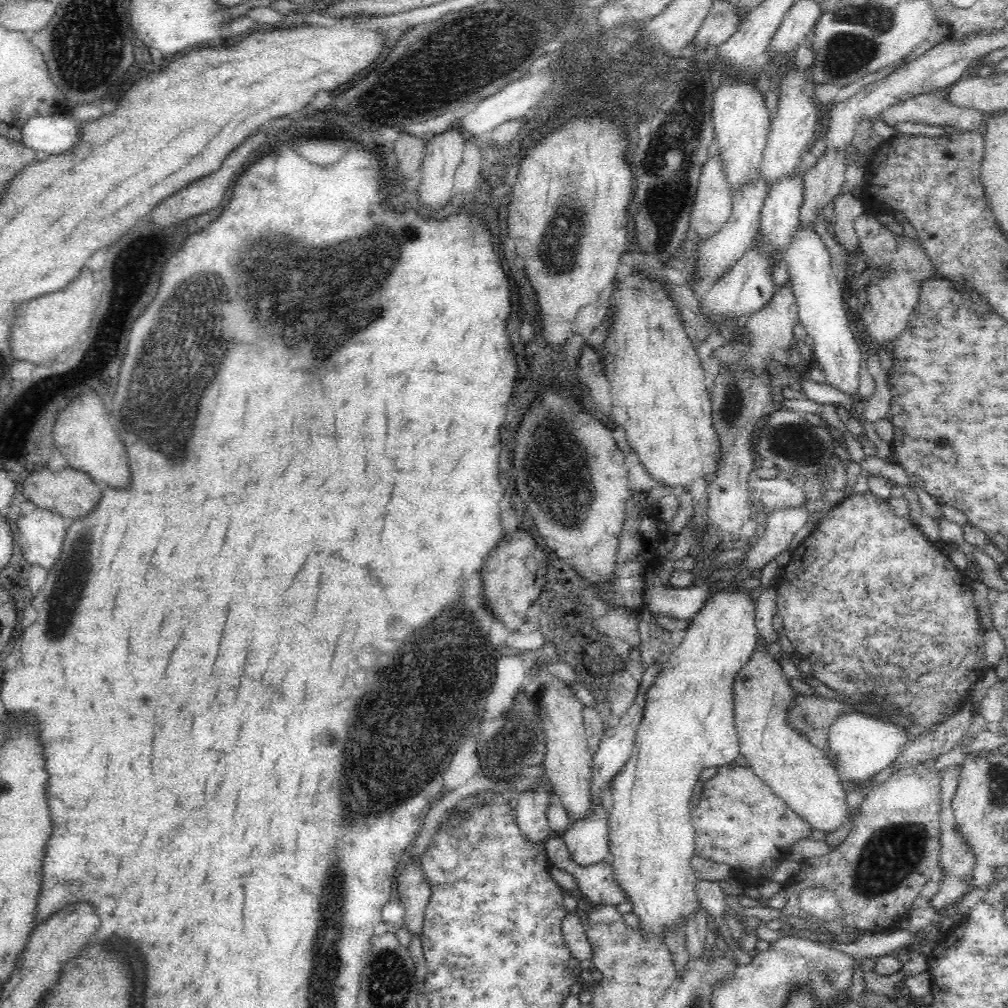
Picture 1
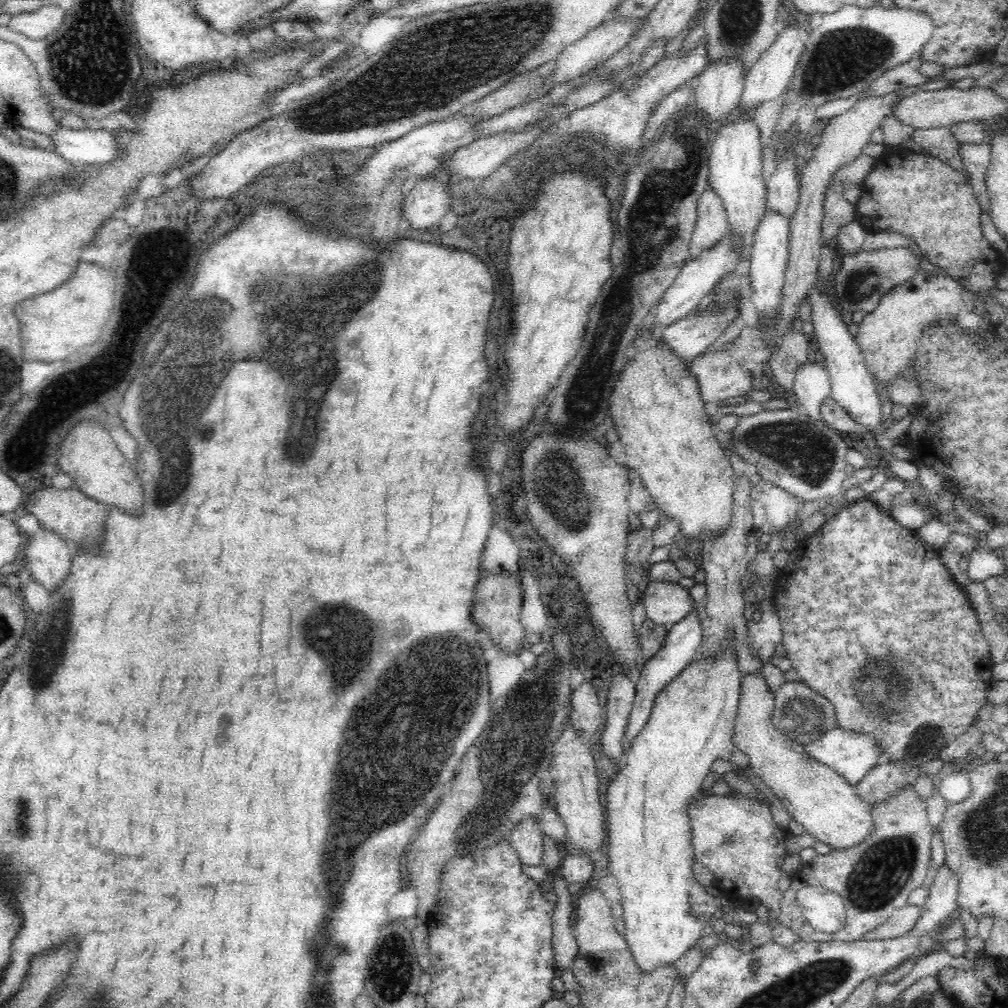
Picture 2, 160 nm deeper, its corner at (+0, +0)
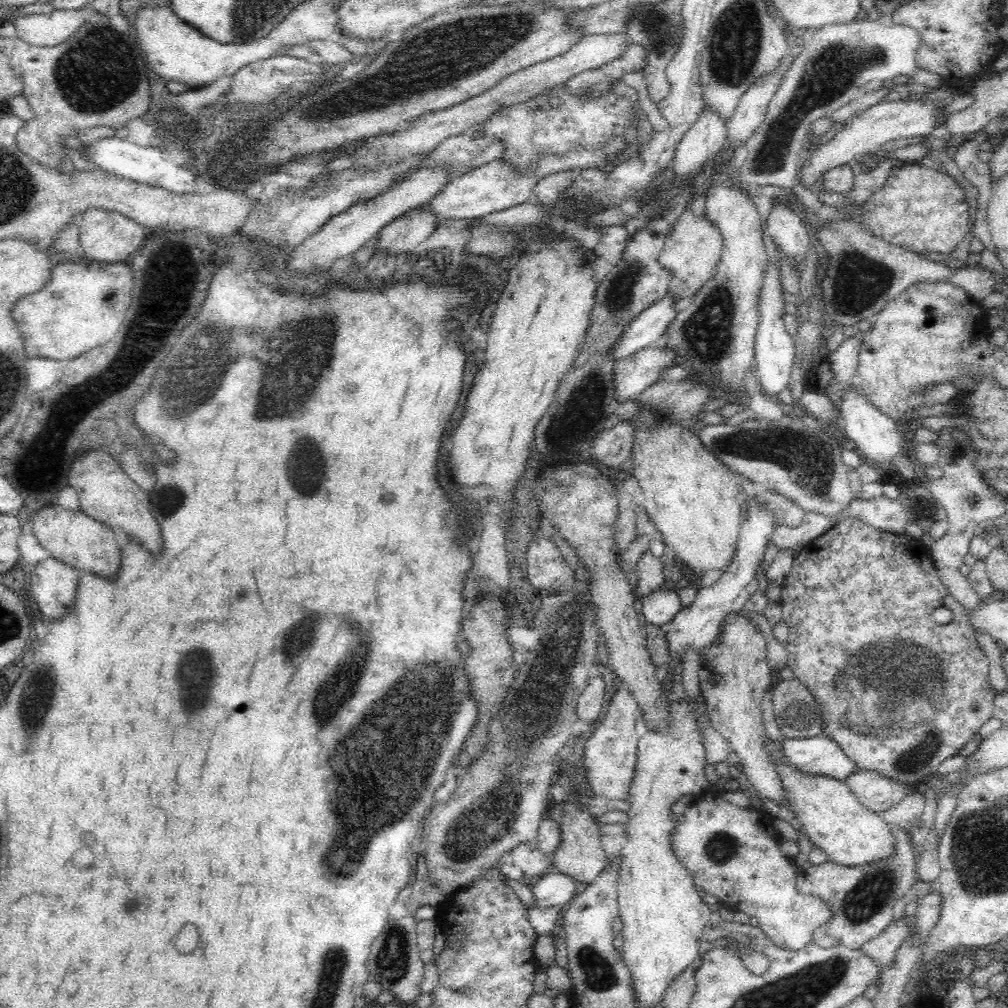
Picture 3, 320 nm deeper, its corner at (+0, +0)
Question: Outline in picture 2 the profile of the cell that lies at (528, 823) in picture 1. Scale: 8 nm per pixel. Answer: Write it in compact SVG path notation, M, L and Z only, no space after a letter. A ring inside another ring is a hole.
M524 820L510 834L512 849L523 866L542 866L542 827L537 820Z

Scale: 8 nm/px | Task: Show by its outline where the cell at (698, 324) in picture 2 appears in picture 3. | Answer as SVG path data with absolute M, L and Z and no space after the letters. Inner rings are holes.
M654 345L636 352L634 356L615 360L613 380L616 401L621 403L634 399L655 384L660 376L660 370L670 368L676 356L672 350Z

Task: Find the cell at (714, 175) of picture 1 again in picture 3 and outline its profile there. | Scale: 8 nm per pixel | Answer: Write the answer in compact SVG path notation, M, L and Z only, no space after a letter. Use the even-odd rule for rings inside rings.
M690 208L682 212L672 225L662 252L658 254L658 263L670 271L667 293L674 297L674 302L680 305L686 303L698 294L708 279L714 278L722 247L722 235L705 216L696 218Z

